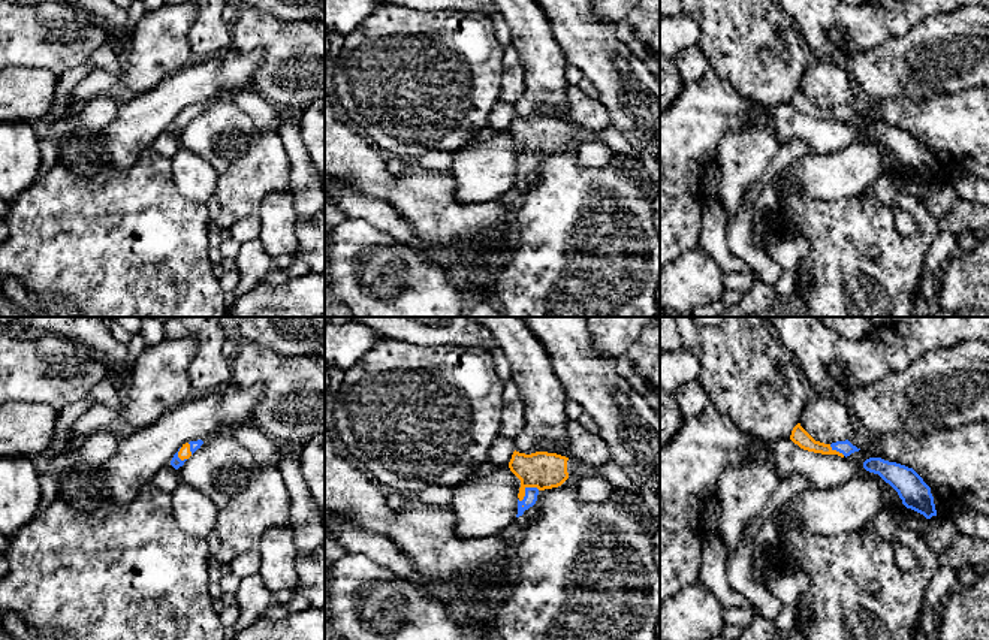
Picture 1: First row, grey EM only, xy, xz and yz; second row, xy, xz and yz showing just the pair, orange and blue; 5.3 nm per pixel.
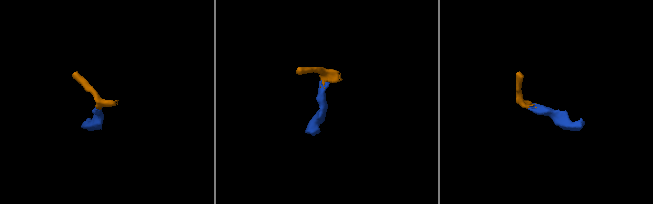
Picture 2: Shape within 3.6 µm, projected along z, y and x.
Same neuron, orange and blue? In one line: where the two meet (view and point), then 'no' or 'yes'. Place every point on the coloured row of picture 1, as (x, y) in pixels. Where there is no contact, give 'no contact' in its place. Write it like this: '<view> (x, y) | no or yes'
xz (524, 489) | yes

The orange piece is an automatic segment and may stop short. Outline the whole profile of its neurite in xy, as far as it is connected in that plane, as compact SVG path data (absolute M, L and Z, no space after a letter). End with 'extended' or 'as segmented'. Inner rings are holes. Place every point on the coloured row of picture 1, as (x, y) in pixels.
M202 440L190 441L183 444L178 452L174 455L171 465L178 470L184 462L203 444Z; extended

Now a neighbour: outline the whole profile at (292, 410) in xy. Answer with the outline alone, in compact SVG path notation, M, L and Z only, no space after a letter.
M241 341L238 354L230 360L230 372L238 386L263 387L251 423L278 449L299 449L325 429L325 371L313 357L287 356L256 342Z

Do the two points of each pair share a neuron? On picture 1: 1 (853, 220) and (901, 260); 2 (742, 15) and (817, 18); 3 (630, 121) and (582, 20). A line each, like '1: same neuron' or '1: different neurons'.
1: same neuron
2: different neurons
3: same neuron

